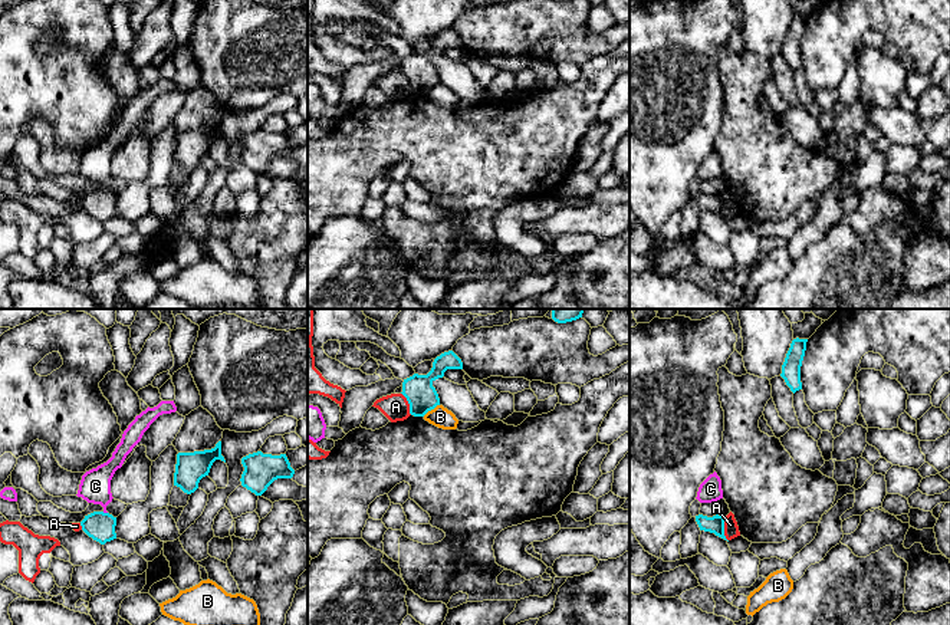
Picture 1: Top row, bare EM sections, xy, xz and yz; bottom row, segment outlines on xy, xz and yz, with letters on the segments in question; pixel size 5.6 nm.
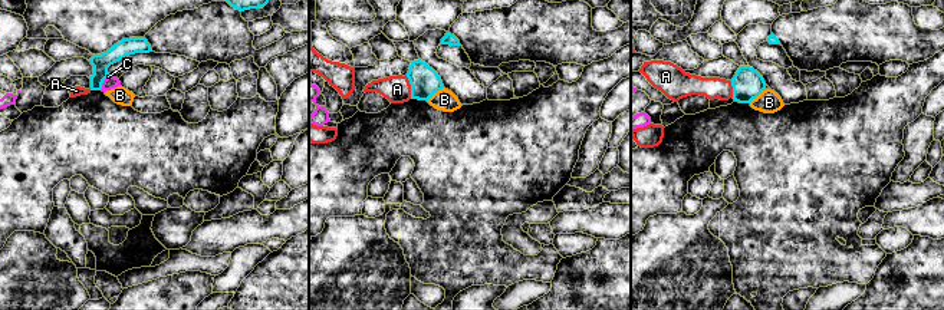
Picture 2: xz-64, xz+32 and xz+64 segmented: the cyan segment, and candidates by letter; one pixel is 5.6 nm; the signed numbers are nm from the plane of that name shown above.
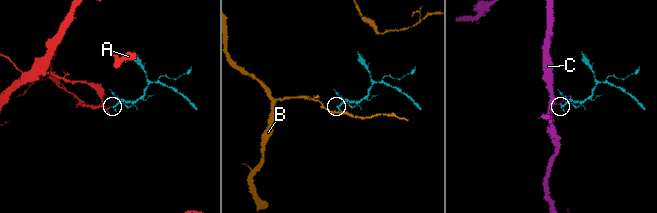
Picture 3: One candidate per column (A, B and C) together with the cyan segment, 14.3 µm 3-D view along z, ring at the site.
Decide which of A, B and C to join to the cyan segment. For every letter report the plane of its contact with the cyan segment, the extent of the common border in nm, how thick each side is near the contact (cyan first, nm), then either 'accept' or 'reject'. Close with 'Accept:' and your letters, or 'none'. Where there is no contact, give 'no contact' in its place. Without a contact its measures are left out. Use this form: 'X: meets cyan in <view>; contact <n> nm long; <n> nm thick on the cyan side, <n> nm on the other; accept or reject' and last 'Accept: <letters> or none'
A: meets cyan in yz; contact 150 nm long; 100 nm thick on the cyan side, 80 nm on the other; reject
B: meets cyan in xz; contact 120 nm long; 170 nm thick on the cyan side, 120 nm on the other; reject
C: meets cyan in xy; contact 30 nm long; 160 nm thick on the cyan side, 180 nm on the other; reject
Accept: none

